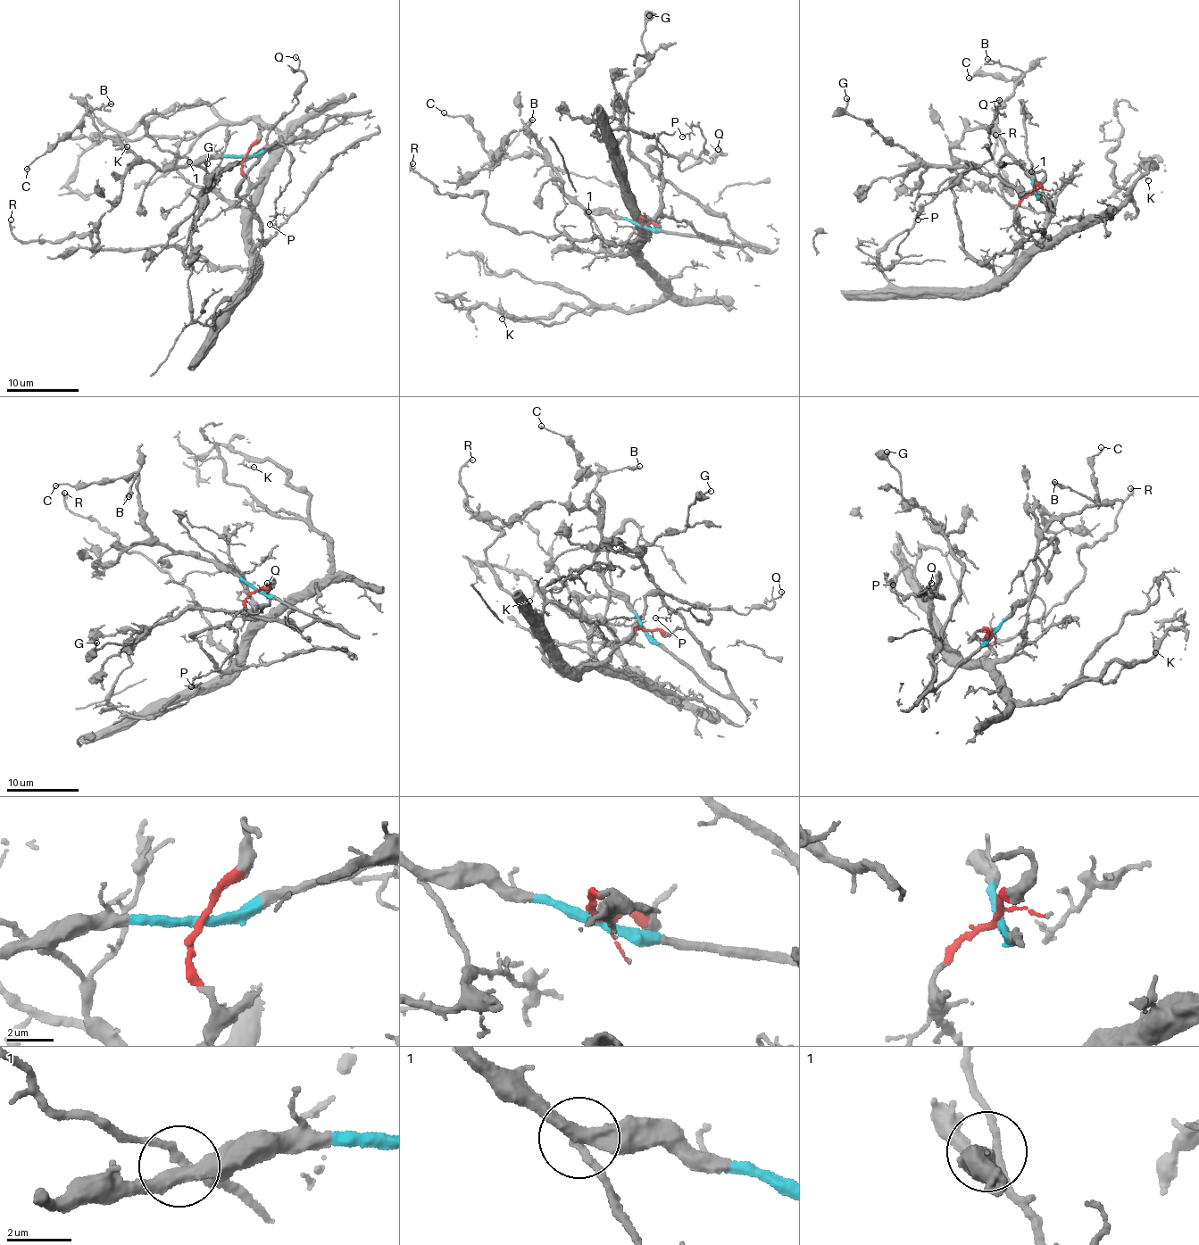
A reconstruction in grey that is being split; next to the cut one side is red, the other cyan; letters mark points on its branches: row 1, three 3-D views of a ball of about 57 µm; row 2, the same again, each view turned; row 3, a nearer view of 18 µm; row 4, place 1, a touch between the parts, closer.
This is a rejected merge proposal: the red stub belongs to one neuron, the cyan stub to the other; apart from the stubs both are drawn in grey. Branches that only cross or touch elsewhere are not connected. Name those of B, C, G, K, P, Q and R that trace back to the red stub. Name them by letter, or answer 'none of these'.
K, P, Q, R

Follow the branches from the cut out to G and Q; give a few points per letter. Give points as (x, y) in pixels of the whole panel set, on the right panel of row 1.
G: (1035, 193), (1046, 210), (1052, 207), (1037, 193), (1021, 195), (997, 174), (921, 163), (846, 112), (846, 98)
Q: (1035, 193), (1014, 211), (1033, 248), (999, 276), (964, 248), (952, 178), (992, 158), (999, 99)

